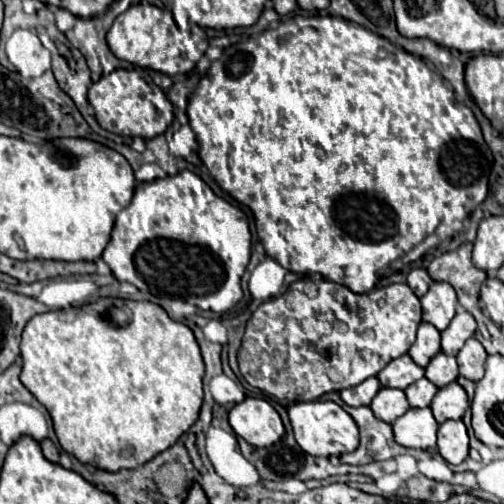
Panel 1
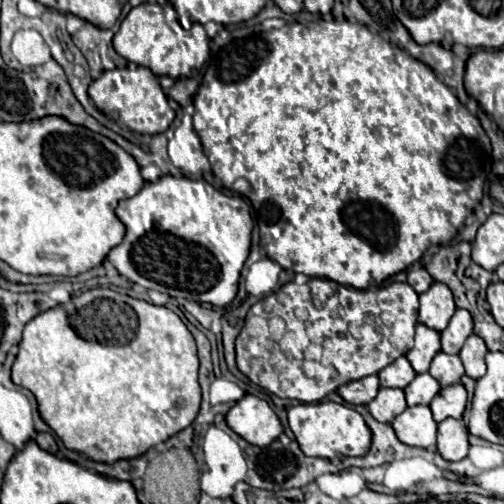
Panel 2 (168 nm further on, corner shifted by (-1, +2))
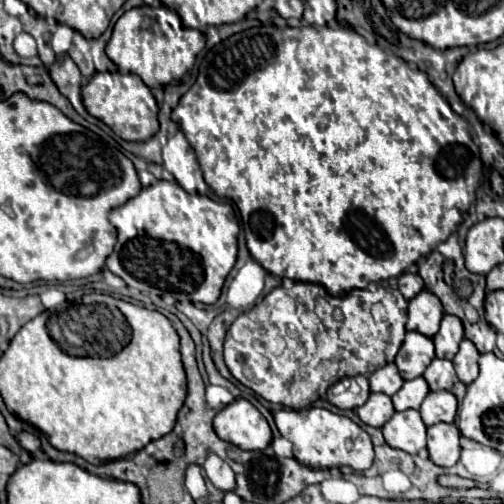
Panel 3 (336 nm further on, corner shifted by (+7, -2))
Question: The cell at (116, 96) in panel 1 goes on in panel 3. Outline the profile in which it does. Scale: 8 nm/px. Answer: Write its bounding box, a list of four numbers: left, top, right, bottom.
[82,73,158,141]

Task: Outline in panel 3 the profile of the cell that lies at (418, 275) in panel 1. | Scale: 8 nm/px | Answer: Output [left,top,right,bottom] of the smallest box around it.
[398,271,424,299]

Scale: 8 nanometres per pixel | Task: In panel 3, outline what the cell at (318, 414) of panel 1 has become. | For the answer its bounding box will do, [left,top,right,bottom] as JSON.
[274,409,374,471]

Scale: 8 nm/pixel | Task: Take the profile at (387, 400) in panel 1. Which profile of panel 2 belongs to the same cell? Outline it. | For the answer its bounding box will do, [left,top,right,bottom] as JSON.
[366,389,406,423]

